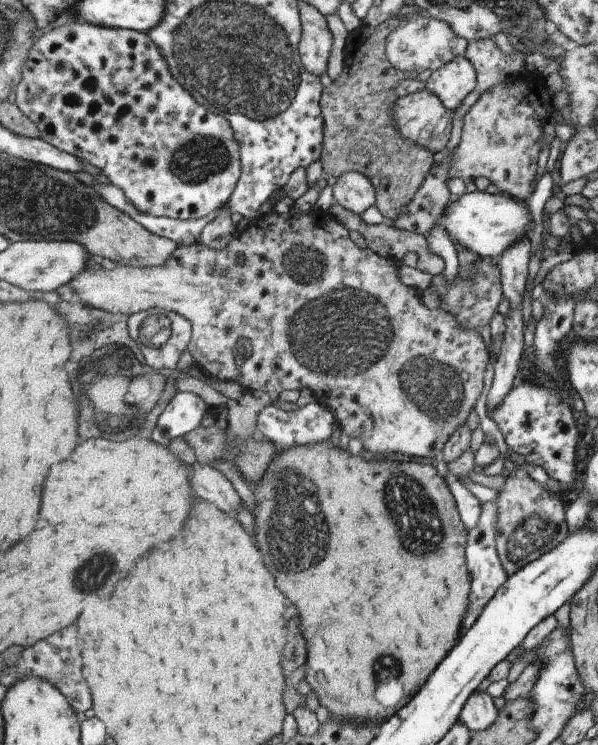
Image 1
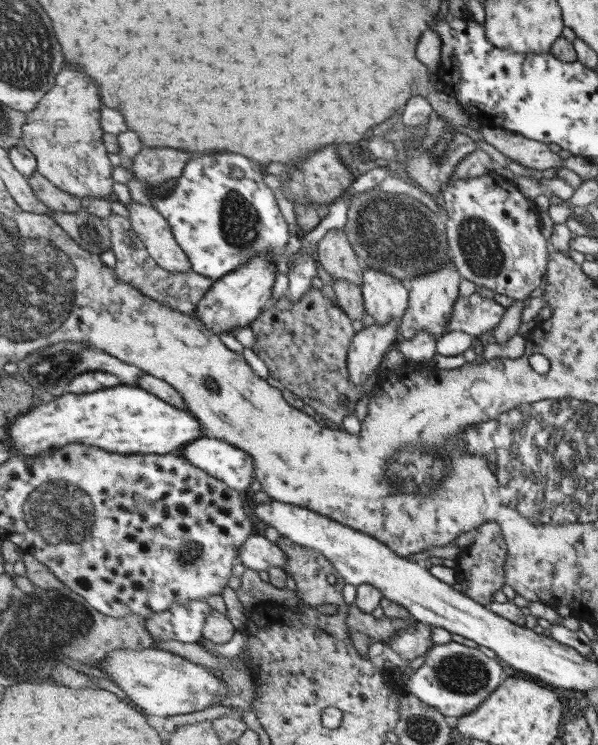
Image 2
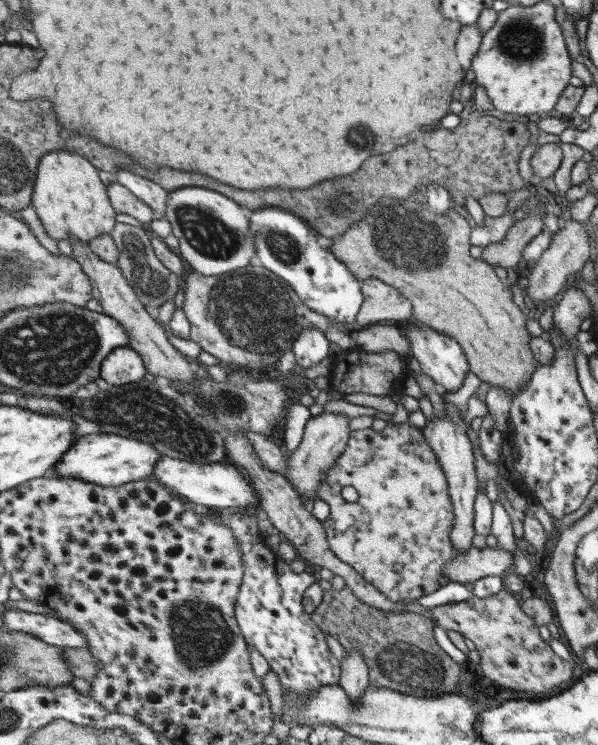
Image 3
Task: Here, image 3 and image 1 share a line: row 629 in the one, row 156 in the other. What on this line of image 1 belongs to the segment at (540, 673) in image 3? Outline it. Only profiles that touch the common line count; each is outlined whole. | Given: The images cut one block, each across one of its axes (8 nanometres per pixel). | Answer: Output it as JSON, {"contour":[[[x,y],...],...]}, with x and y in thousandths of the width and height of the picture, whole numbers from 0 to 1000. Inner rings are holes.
{"contour":[[[881,97],[878,102],[858,102],[848,110],[808,123],[774,156],[768,193],[754,204],[744,204],[727,220],[721,220],[721,231],[714,231],[714,239],[701,252],[701,263],[694,263],[681,285],[667,290],[657,303],[714,317],[727,293],[737,287],[744,274],[754,271],[747,255],[751,242],[764,239],[791,244],[798,239],[814,239],[818,247],[828,247],[838,258],[881,271],[888,263],[885,247],[891,242],[901,212],[898,188],[905,185],[908,166],[928,153],[918,140],[921,132],[915,129],[915,121],[905,110],[908,107],[901,102]]]}

